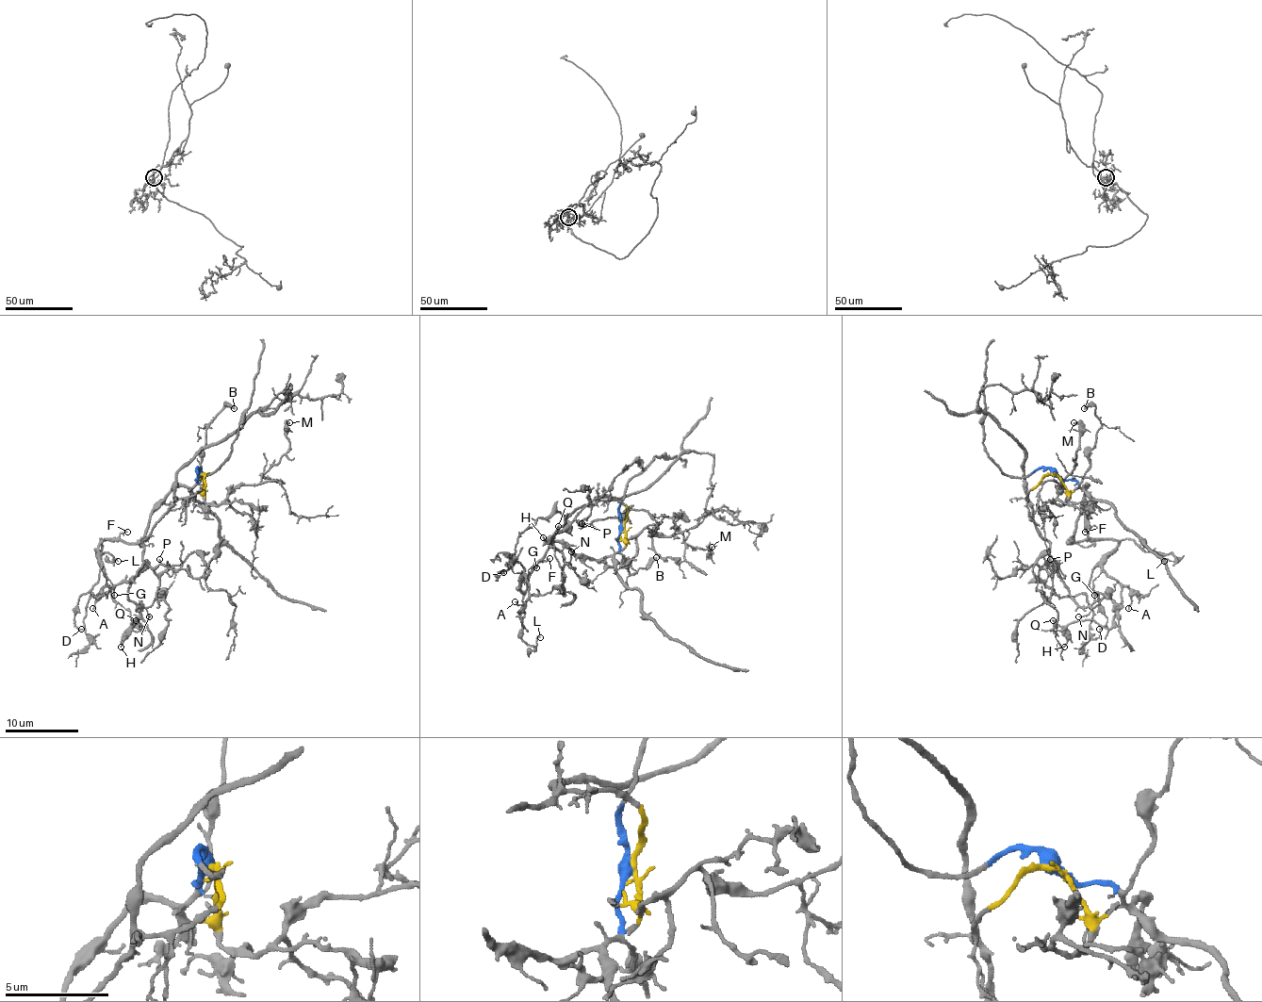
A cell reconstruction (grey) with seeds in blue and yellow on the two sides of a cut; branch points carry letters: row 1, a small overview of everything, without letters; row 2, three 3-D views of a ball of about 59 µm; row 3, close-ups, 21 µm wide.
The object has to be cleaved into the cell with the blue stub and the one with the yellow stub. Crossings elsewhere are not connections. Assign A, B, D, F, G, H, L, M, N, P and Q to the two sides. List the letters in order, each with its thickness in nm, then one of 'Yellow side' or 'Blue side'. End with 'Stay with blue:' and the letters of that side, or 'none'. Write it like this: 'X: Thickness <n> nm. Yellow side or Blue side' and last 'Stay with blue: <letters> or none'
A: Thickness 130 nm. Blue side
B: Thickness 320 nm. Blue side
D: Thickness 140 nm. Blue side
F: Thickness 120 nm. Blue side
G: Thickness 170 nm. Blue side
H: Thickness 100 nm. Blue side
L: Thickness 110 nm. Blue side
M: Thickness 200 nm. Yellow side
N: Thickness 120 nm. Yellow side
P: Thickness 110 nm. Yellow side
Q: Thickness 120 nm. Blue side
Stay with blue: A, B, D, F, G, H, L, Q

